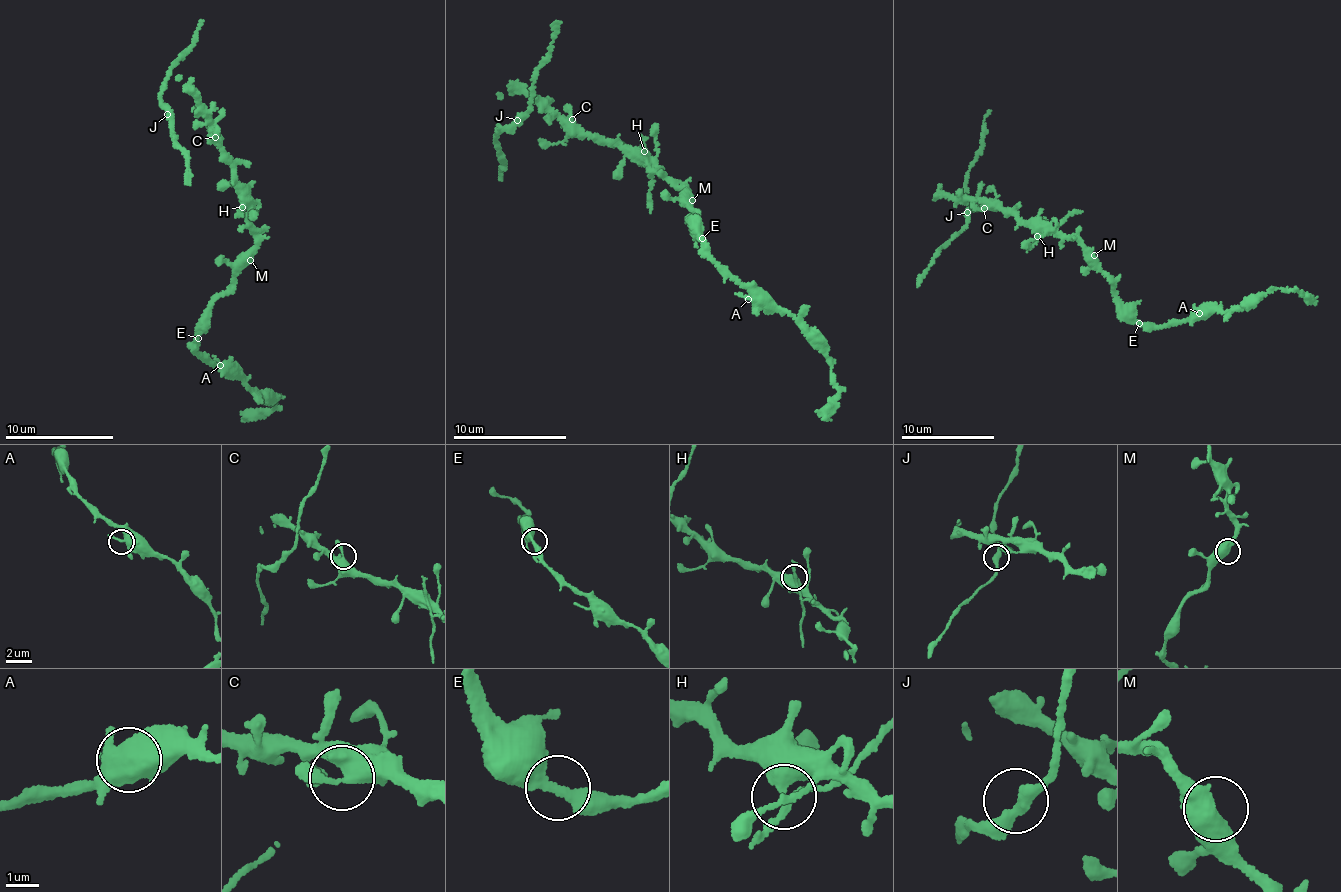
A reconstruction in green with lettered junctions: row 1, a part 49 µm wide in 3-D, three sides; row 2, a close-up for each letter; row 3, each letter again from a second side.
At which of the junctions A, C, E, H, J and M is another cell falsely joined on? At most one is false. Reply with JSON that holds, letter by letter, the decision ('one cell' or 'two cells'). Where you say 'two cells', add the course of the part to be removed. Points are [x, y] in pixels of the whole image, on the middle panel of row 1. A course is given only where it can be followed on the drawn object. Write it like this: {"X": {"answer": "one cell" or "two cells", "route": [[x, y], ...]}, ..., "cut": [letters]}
{"A": {"answer": "one cell"}, "C": {"answer": "one cell"}, "E": {"answer": "one cell"}, "H": {"answer": "two cells", "route": [[643, 151], [650, 212]]}, "J": {"answer": "one cell"}, "M": {"answer": "one cell"}, "cut": ["H"]}

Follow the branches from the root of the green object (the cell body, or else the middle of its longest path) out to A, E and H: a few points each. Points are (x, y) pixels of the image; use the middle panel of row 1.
A: (685, 195), (695, 216), (689, 223), (700, 237), (702, 249), (748, 288), (748, 299)
E: (685, 195), (695, 216), (689, 223), (702, 238)
H: (685, 195), (684, 188), (669, 182), (650, 167), (643, 151)

